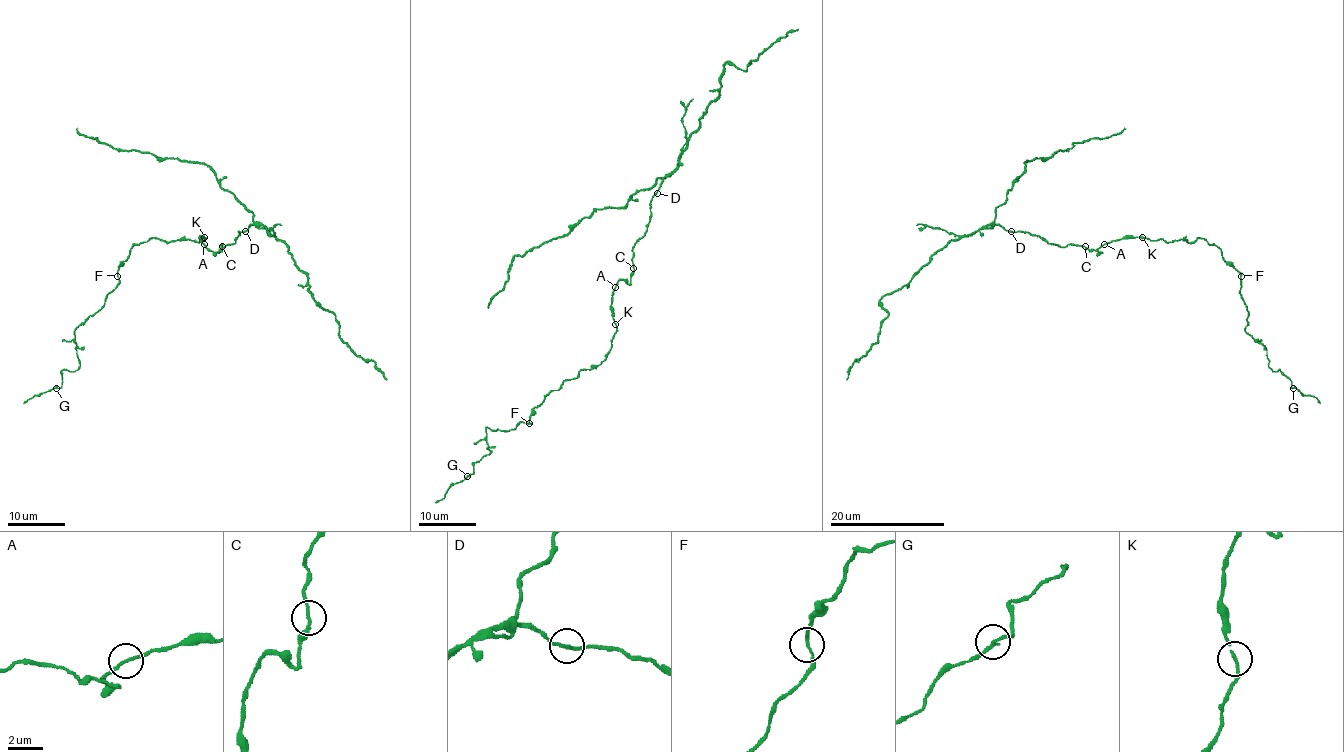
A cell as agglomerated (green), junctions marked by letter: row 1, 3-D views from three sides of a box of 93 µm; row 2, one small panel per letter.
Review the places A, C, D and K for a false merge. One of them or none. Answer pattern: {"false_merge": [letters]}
{"false_merge": []}

